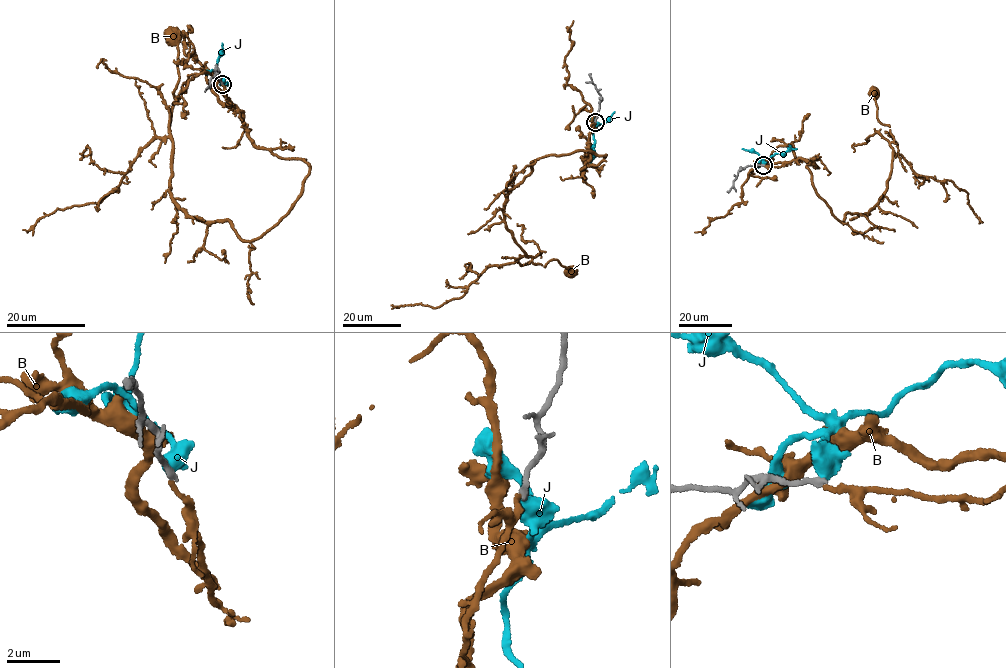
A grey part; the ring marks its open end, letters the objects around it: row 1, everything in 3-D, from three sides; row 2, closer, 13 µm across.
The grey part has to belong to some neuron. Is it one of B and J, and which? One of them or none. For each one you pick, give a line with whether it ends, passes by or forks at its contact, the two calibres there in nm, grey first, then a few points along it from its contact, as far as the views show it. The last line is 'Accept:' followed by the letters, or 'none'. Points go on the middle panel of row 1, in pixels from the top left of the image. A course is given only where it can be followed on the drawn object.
B: it ends | 190/150 nm | via (595, 121), (580, 169), (602, 161), (578, 150), (534, 160), (505, 203), (532, 262), (570, 272)
Accept: B

